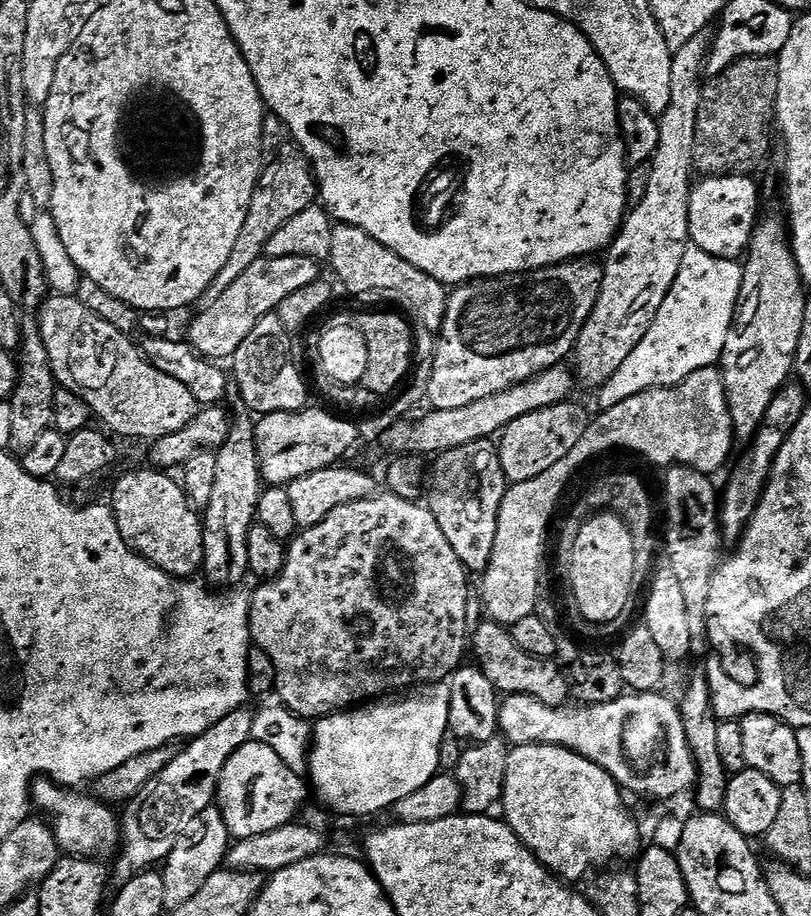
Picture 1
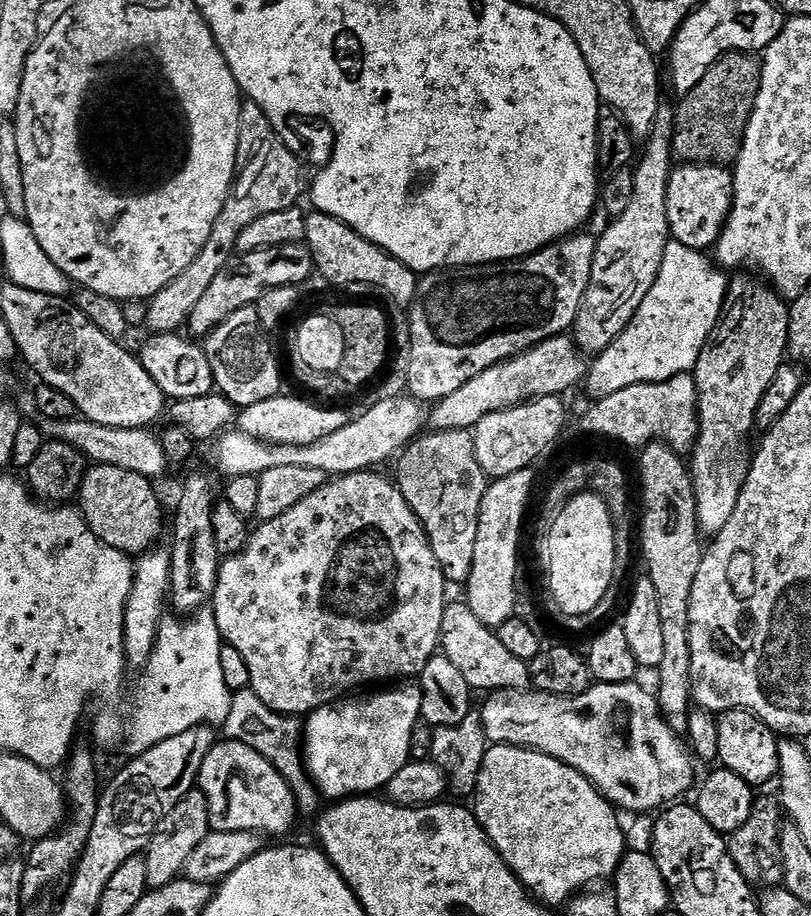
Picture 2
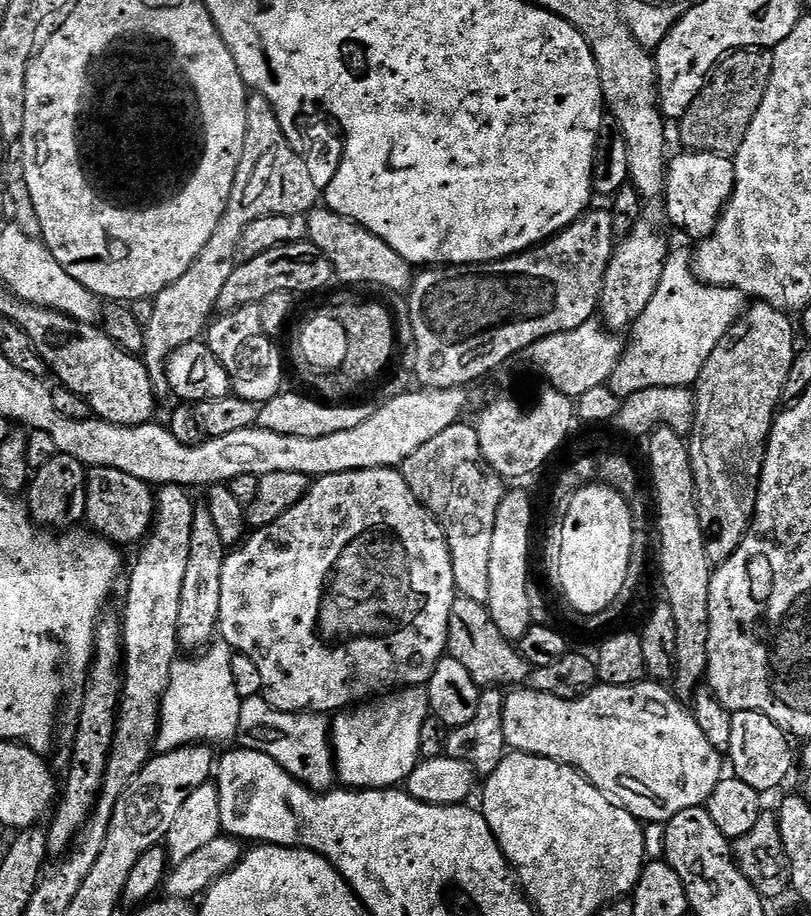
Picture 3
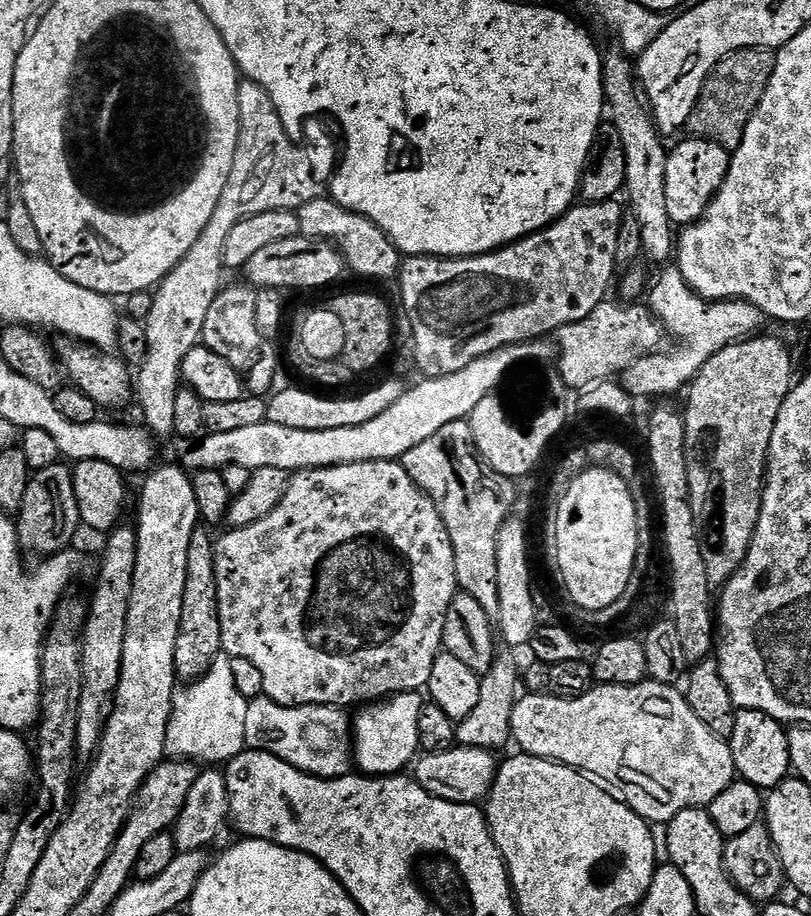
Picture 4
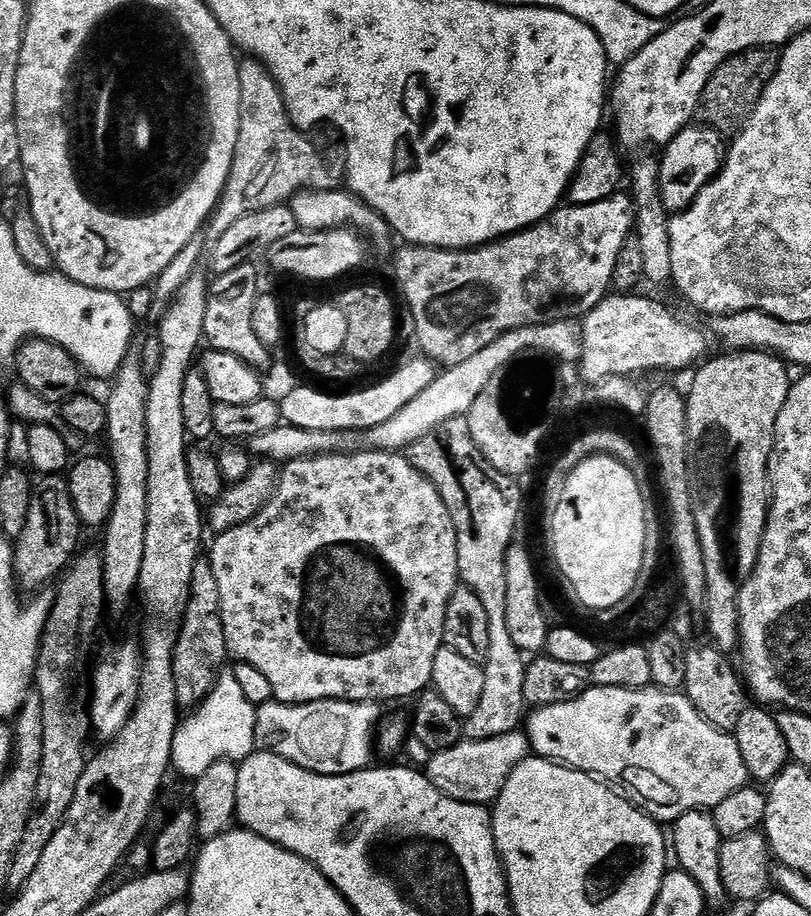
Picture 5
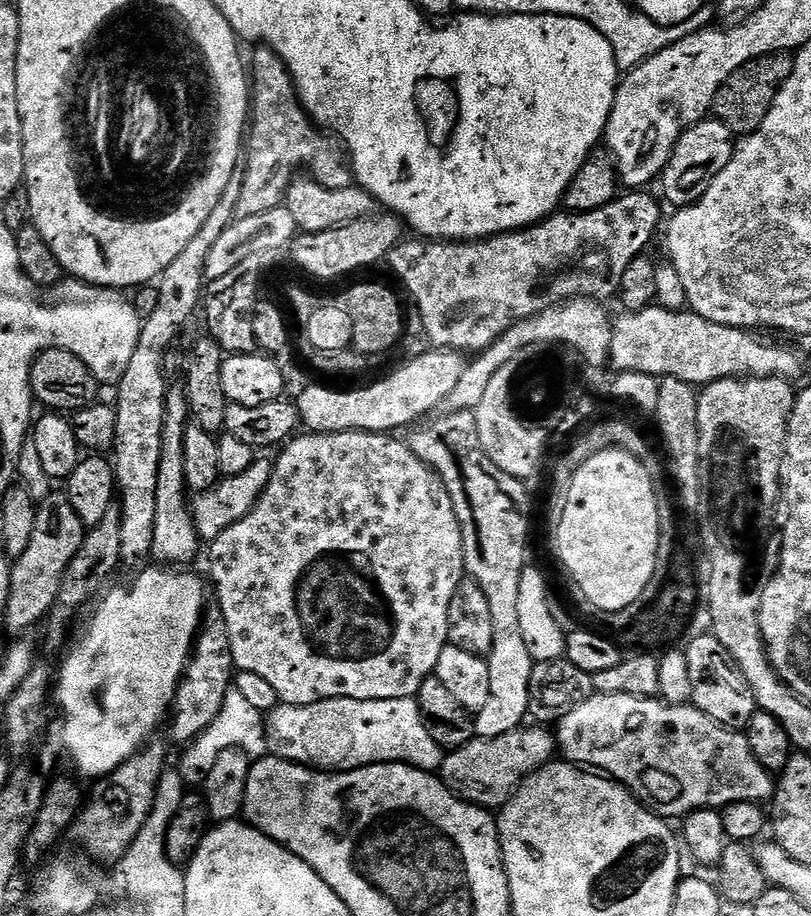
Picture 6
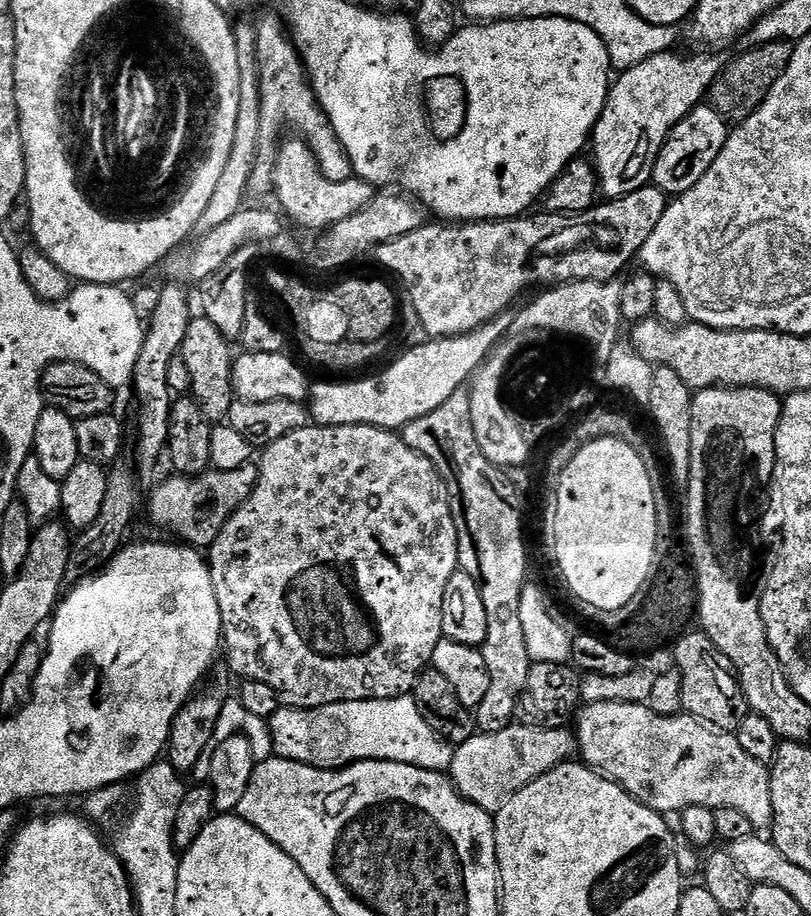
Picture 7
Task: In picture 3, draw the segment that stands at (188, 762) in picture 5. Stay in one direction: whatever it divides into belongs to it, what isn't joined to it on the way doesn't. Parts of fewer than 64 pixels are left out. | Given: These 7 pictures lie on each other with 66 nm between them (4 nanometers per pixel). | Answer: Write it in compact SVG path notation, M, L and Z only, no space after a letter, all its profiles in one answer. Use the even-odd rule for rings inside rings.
M223 638L213 639L207 648L191 658L177 659L172 665L168 691L160 709L160 731L164 748L171 750L207 742L216 746L219 740L231 741L238 730L238 714L242 697L230 682L224 684L200 684L200 667L215 660L231 661L234 650ZM188 659L188 660L184 660ZM209 740L209 741L208 741Z

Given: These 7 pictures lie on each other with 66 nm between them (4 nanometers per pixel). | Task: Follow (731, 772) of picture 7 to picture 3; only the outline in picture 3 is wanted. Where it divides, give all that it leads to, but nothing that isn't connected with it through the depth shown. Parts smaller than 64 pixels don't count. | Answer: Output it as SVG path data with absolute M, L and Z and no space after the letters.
M641 682L630 686L600 684L577 700L554 698L554 694L542 694L524 686L505 695L502 730L509 749L569 764L595 788L611 796L620 807L635 816L637 821L667 822L682 810L707 805L710 794L714 794L714 786L718 786L726 772L721 749L708 741L696 717L679 702L660 682Z

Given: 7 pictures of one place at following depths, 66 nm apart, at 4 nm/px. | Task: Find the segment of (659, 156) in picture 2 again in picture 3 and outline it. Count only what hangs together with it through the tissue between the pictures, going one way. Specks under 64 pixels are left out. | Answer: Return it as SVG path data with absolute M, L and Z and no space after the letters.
M647 222L637 224L632 233L613 247L598 309L599 315L604 315L603 323L609 329L627 329L642 314L642 310L650 306L650 298L654 298L654 290L658 290L658 282L662 278L669 251L670 245Z

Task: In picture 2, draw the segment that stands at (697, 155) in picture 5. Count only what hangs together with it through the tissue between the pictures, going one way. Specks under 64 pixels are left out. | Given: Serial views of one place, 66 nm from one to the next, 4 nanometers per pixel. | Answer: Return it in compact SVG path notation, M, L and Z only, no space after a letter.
M679 165L673 169L667 188L667 208L671 237L706 252L715 247L735 204L735 175L725 165Z

